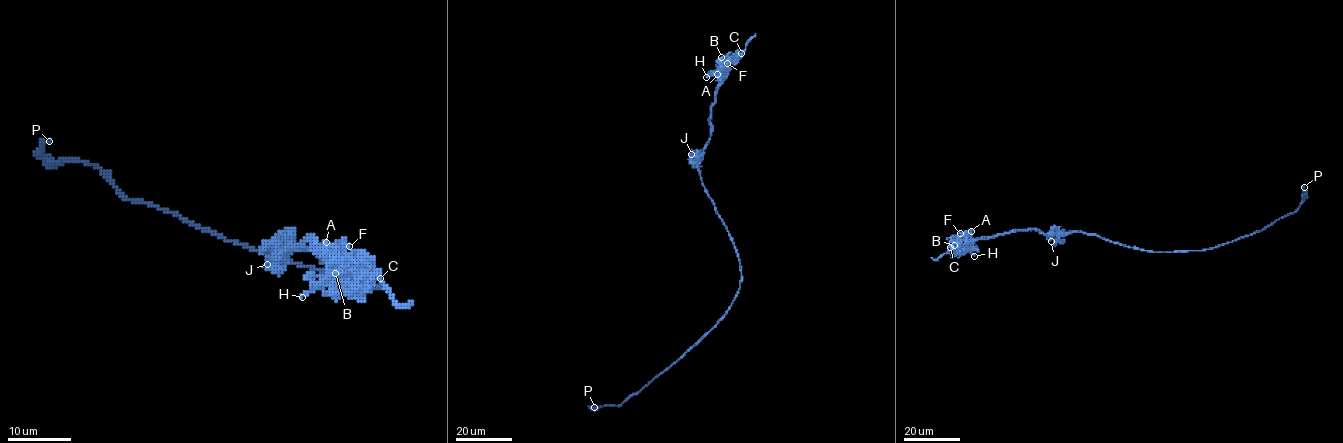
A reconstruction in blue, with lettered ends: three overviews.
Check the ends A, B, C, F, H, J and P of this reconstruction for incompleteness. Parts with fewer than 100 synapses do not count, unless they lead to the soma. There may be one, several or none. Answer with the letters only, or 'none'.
none

